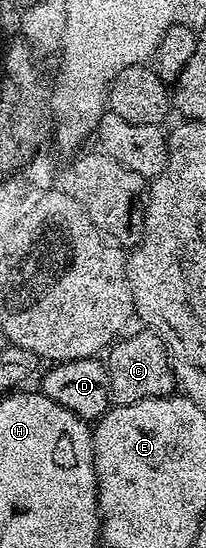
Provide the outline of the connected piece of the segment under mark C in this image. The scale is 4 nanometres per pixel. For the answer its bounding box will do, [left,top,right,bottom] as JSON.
[104,329,176,407]

